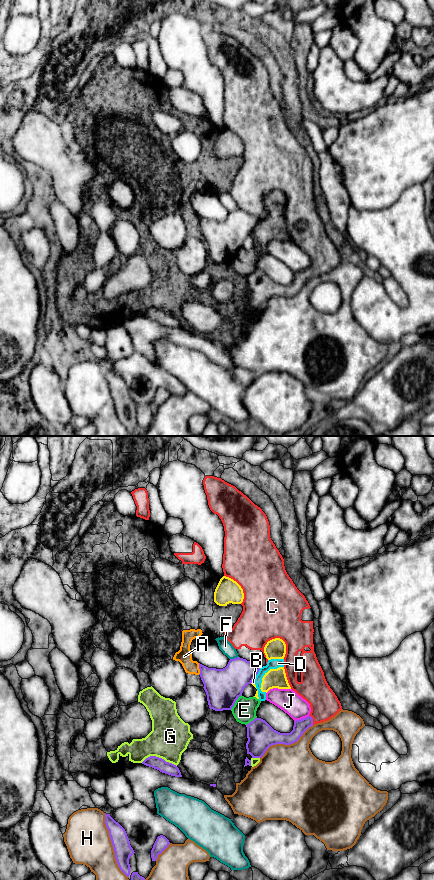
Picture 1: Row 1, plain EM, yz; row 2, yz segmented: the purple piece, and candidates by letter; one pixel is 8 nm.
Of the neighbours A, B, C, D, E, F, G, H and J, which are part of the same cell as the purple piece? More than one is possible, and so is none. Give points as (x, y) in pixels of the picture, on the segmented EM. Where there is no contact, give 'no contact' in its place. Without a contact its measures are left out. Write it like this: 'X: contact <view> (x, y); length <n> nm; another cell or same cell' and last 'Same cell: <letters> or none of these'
A: contact yz (199, 668); length 100 nm; another cell
B: contact yz (252, 680); length 60 nm; another cell
C: contact yz (312, 720); length 90 nm; same cell
D: contact yz (257, 673); length 110 nm; another cell
E: contact yz (235, 701); length 160 nm; another cell
F: contact yz (234, 658); length 80 nm; another cell
G: contact yz (158, 757); length 280 nm; another cell
H: contact yz (112, 844); length 550 nm; another cell
J: contact yz (301, 719); length 130 nm; another cell
Same cell: C

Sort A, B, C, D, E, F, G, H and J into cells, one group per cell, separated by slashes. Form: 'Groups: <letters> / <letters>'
Groups: A G / B D E / C / F / H / J

